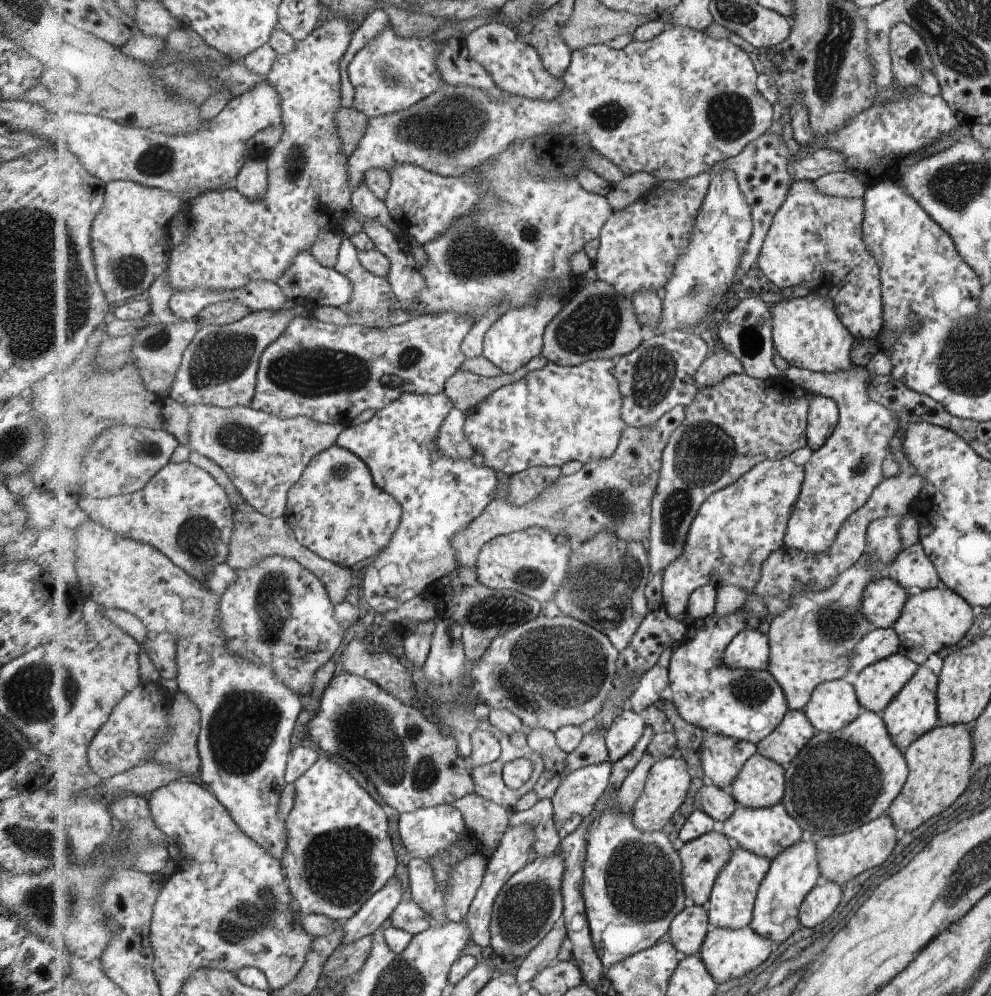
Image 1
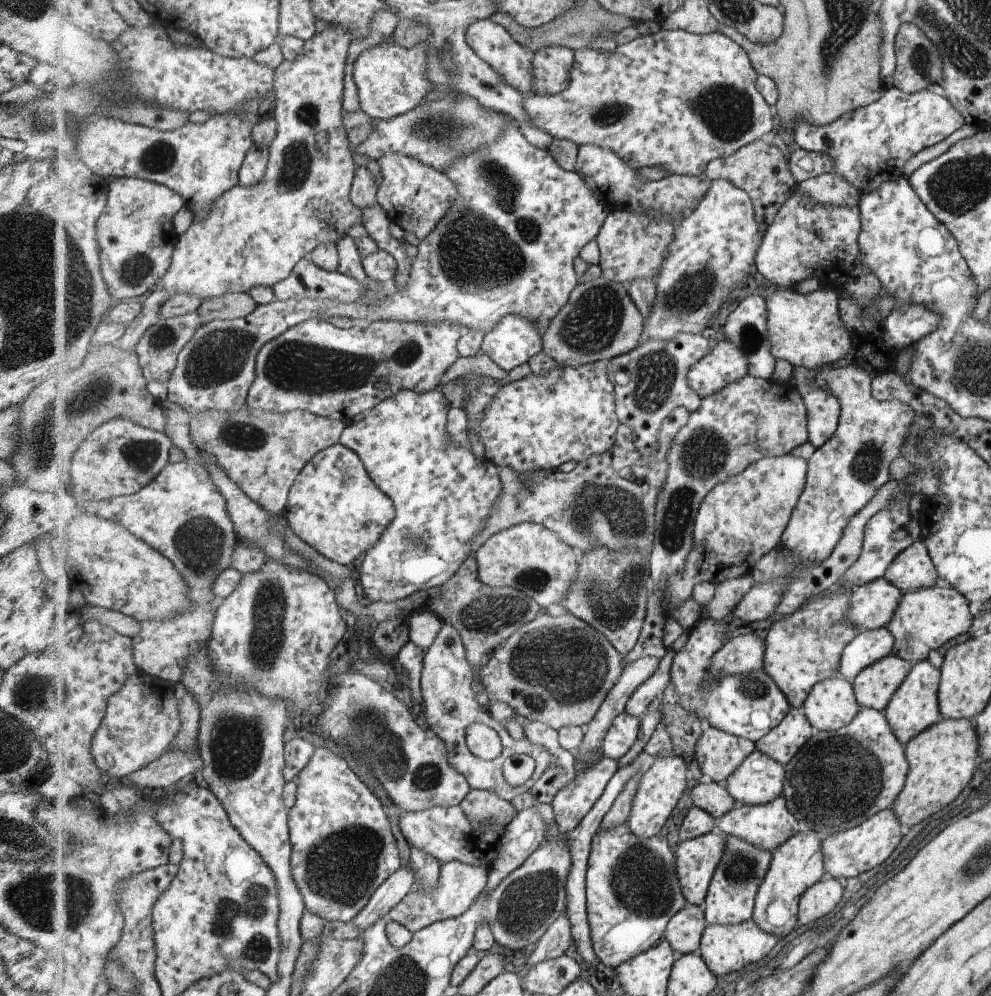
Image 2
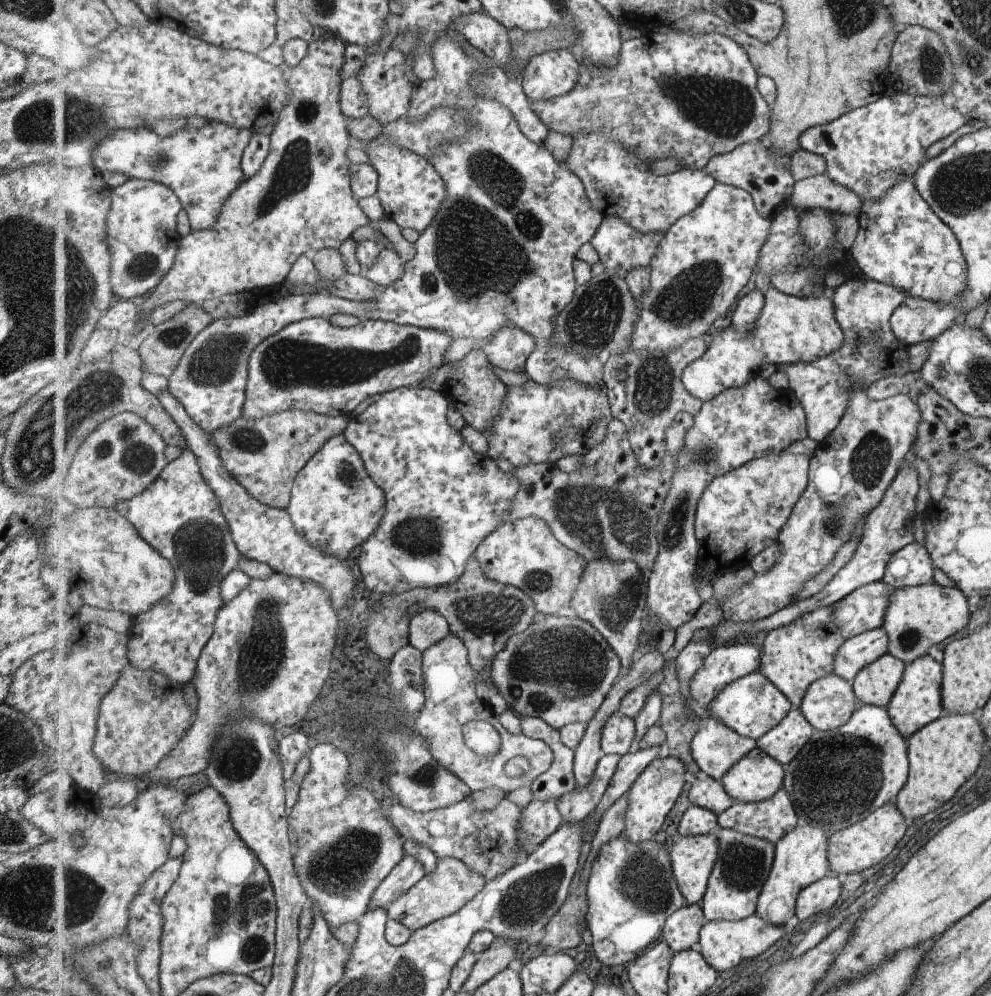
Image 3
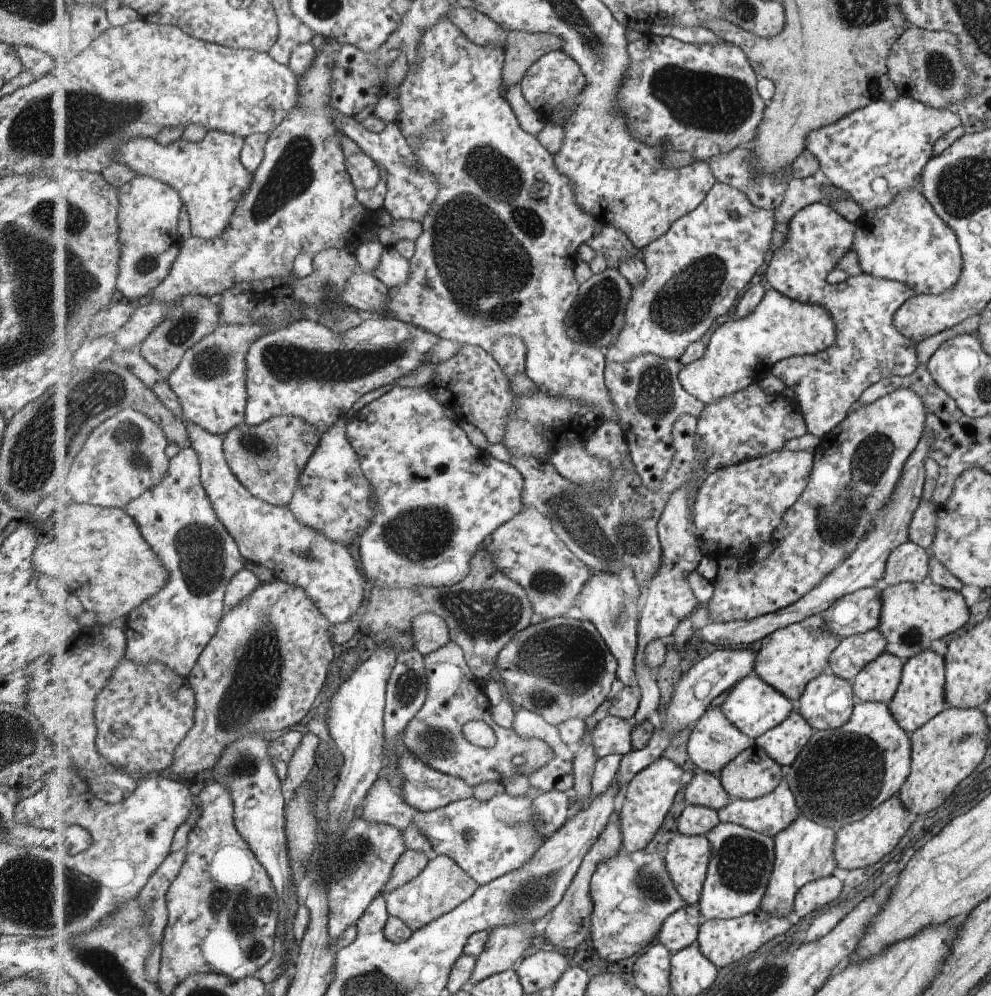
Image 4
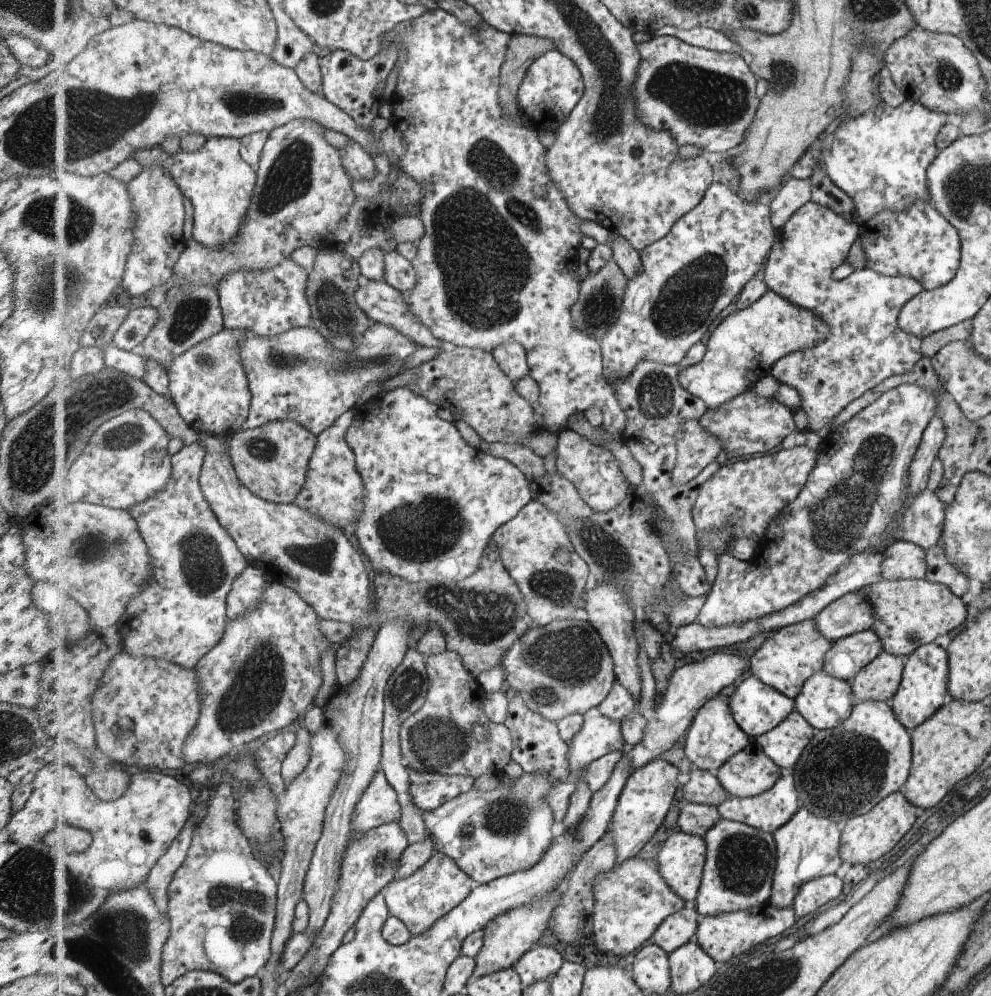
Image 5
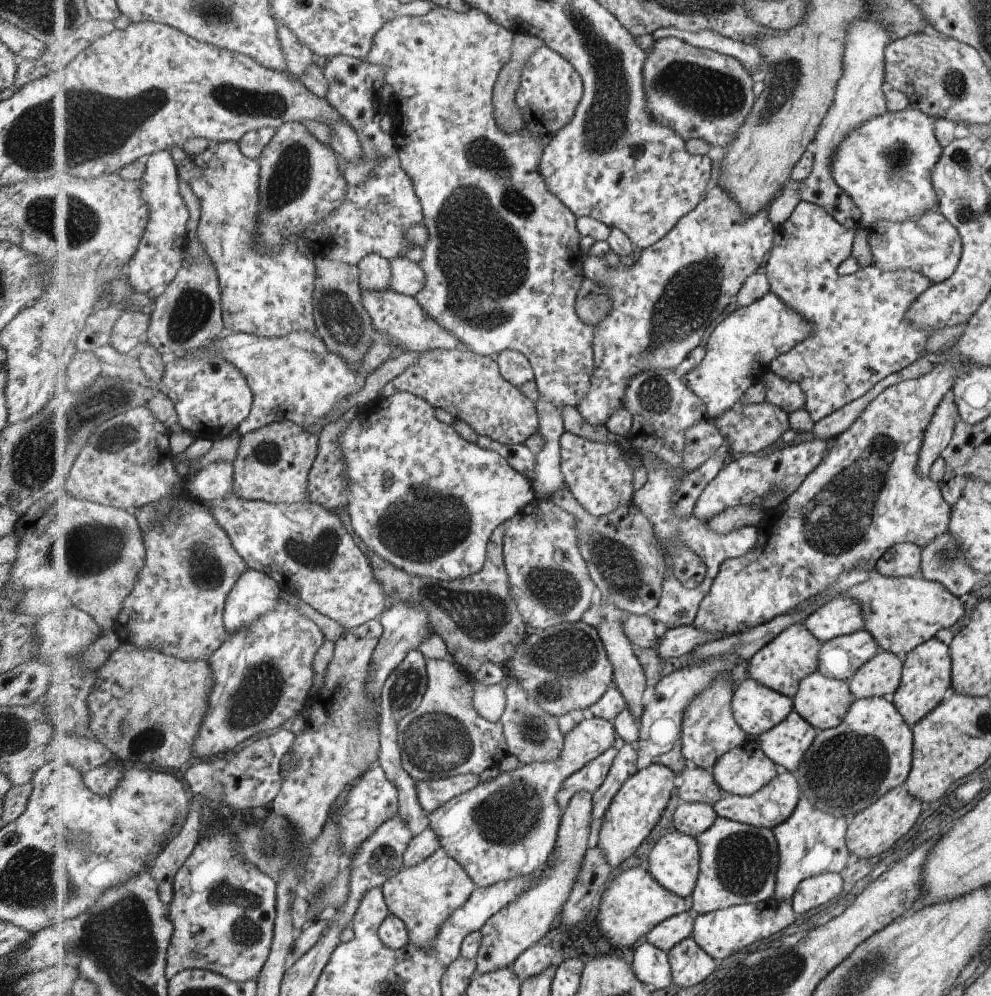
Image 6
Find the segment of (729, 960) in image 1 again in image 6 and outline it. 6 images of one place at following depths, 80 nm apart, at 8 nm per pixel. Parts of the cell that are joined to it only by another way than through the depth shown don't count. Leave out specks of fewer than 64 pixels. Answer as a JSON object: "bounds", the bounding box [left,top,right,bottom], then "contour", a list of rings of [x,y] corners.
{"bounds":[692,898,797,961],"contour":[[[771,898],[765,902],[757,902],[752,904],[743,904],[731,906],[701,914],[697,916],[692,938],[707,954],[715,958],[715,961],[725,960],[733,954],[737,954],[739,950],[751,946],[753,942],[759,940],[767,940],[779,932],[783,932],[785,928],[789,928],[793,922],[797,920],[797,914],[794,912],[792,899],[779,900],[779,898]]]}

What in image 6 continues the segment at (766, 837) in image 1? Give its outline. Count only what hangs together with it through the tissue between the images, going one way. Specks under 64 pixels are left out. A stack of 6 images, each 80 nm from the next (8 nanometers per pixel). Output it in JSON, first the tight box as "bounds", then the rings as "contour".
{"bounds":[714,771,802,830],"contour":[[[786,771],[783,774],[779,774],[773,782],[767,784],[765,788],[761,788],[759,792],[755,792],[753,795],[739,796],[729,793],[729,796],[719,800],[714,805],[714,808],[718,817],[772,830],[791,819],[791,814],[795,812],[795,808],[799,805],[801,796],[802,790],[799,788],[797,776]]]}

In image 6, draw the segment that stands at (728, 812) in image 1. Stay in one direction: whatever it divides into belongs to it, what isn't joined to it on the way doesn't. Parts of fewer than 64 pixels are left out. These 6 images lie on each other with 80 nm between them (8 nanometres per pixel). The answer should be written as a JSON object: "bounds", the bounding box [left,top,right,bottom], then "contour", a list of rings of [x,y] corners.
{"bounds":[677,767,727,805],"contour":[[[703,767],[685,768],[681,774],[683,782],[677,788],[683,801],[689,803],[701,802],[715,805],[719,800],[727,798],[727,793],[717,780],[712,771]]]}

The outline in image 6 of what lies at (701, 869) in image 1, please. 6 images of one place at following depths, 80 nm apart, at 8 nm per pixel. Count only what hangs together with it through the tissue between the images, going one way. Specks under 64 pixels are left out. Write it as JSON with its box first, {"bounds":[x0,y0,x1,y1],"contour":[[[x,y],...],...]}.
{"bounds":[647,829,701,900],"contour":[[[676,829],[669,834],[665,834],[657,842],[653,852],[649,854],[647,870],[652,872],[652,876],[663,888],[690,900],[697,887],[697,880],[701,871],[701,853],[699,852],[697,837],[687,835]]]}

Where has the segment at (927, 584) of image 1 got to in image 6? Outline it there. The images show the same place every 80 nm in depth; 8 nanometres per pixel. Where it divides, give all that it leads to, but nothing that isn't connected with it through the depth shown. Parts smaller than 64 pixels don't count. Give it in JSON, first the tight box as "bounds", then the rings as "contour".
{"bounds":[877,543,920,577],"contour":[[[898,543],[879,560],[877,570],[889,577],[920,576],[920,548],[910,543]]]}

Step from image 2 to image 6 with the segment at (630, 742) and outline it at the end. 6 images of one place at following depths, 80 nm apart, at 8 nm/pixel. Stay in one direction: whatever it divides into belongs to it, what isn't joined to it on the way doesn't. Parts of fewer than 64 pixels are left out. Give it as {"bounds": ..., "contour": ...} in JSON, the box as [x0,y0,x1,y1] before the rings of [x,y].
{"bounds":[427,717,617,888],"contour":[[[600,717],[583,720],[565,735],[565,746],[559,760],[553,762],[533,762],[519,766],[512,772],[498,771],[498,775],[489,782],[481,782],[470,792],[451,800],[439,810],[427,814],[429,828],[435,829],[441,847],[447,850],[467,870],[471,879],[481,888],[491,888],[499,882],[513,880],[517,876],[529,876],[544,868],[558,844],[559,830],[563,812],[557,796],[565,780],[587,767],[591,760],[602,756],[617,742],[616,724]]]}

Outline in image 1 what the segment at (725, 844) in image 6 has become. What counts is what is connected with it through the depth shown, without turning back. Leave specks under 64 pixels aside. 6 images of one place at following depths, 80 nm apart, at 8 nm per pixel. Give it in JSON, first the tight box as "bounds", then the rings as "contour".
{"bounds":[706,845,771,929],"contour":[[[735,845],[733,856],[718,876],[714,891],[706,905],[711,927],[742,929],[751,926],[758,892],[763,879],[770,871],[771,863],[767,857],[757,856],[744,847]]]}

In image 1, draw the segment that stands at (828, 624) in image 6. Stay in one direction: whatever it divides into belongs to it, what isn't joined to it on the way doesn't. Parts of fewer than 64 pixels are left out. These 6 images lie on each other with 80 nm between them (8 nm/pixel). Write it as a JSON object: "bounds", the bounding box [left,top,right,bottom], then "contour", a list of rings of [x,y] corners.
{"bounds":[863,576,908,628],"contour":[[[887,576],[866,588],[863,612],[874,628],[894,627],[908,598],[899,581]]]}

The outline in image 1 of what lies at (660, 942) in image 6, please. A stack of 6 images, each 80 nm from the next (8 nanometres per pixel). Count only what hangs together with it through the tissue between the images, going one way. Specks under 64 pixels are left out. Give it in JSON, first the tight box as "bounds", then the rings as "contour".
{"bounds":[669,902,710,957],"contour":[[[688,902],[685,910],[675,917],[669,934],[678,950],[689,957],[699,955],[710,930],[707,907]]]}

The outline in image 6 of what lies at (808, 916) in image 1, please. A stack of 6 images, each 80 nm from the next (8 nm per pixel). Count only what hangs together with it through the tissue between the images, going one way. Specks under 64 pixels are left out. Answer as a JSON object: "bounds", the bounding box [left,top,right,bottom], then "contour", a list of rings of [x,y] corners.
{"bounds":[792,872,843,914],"contour":[[[827,872],[803,880],[792,899],[794,912],[803,914],[813,908],[825,906],[843,892],[843,876]]]}

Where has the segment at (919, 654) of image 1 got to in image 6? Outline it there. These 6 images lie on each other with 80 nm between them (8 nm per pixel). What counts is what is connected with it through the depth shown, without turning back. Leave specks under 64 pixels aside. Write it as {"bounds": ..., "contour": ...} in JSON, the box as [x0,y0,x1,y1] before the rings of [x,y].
{"bounds":[833,568,963,657],"contour":[[[877,568],[870,572],[865,582],[843,590],[841,594],[833,596],[833,599],[839,596],[859,600],[865,616],[865,629],[871,632],[881,650],[893,652],[901,657],[918,647],[919,642],[933,638],[937,630],[953,626],[963,614],[961,602],[939,582],[927,581],[921,576],[884,576]]]}

